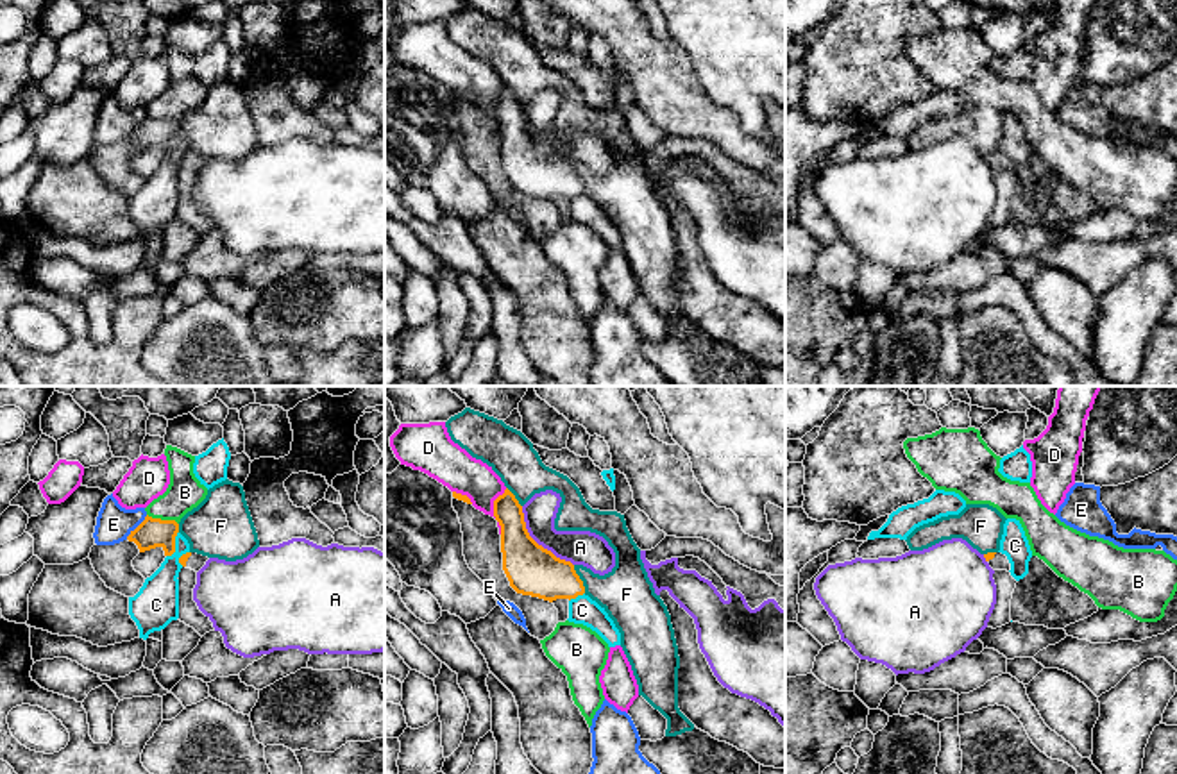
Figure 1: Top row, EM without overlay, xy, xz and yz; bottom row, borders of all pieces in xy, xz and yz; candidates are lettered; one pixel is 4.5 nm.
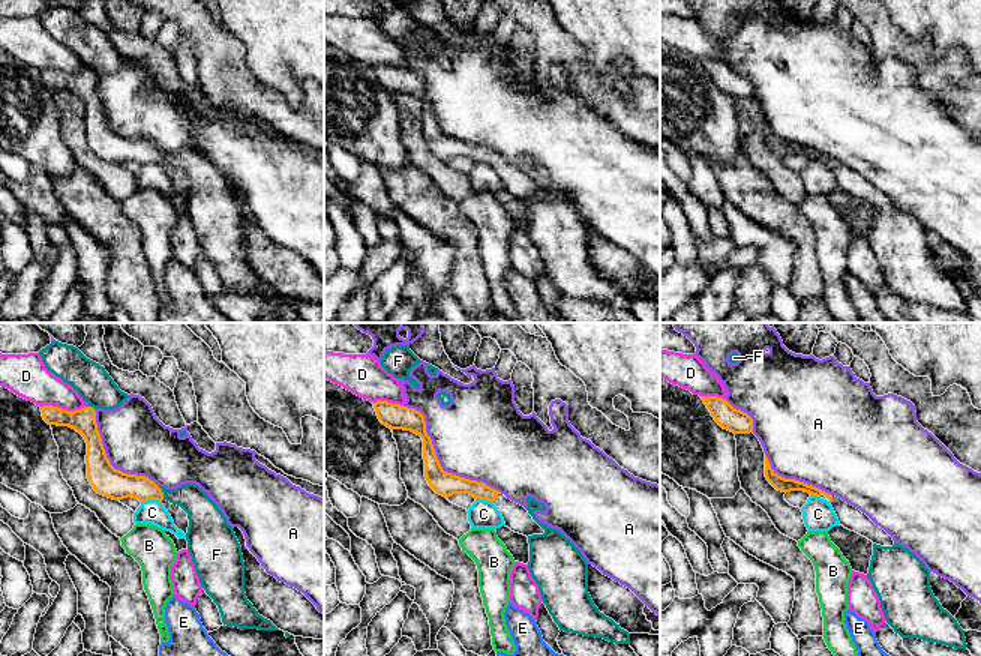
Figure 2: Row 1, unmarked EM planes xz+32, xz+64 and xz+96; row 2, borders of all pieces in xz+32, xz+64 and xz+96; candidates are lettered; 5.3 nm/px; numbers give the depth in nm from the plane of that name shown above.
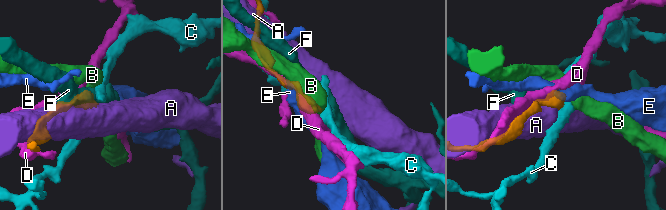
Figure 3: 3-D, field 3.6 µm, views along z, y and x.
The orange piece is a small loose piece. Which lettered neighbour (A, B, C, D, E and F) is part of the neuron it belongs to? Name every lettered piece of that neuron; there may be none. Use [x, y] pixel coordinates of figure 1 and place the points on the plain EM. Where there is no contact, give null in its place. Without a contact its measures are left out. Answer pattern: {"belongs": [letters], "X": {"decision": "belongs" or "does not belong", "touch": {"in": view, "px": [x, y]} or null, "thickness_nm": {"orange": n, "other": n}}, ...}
{"belongs": [], "A": {"decision": "does not belong", "touch": {"in": "xz", "px": [535, 142]}, "thickness_nm": {"orange": 220, "other": 160}}, "B": {"decision": "does not belong", "touch": {"in": "xy", "px": [163, 120]}, "thickness_nm": {"orange": 140, "other": 160}}, "C": {"decision": "does not belong", "touch": {"in": "xy", "px": [174, 145]}, "thickness_nm": {"orange": 140, "other": 180}}, "D": {"decision": "does not belong", "touch": {"in": "xz", "px": [494, 102]}, "thickness_nm": {"orange": 160, "other": 180}}, "E": {"decision": "does not belong", "touch": {"in": "xy", "px": [136, 127]}, "thickness_nm": {"orange": 140, "other": 160}}, "F": {"decision": "does not belong", "touch": {"in": "xz", "px": [580, 179]}, "thickness_nm": {"orange": 220, "other": 240}}}

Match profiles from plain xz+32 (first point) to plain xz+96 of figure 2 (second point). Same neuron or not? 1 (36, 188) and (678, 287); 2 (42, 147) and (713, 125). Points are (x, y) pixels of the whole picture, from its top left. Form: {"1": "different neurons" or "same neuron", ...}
{"1": "same neuron", "2": "same neuron"}

